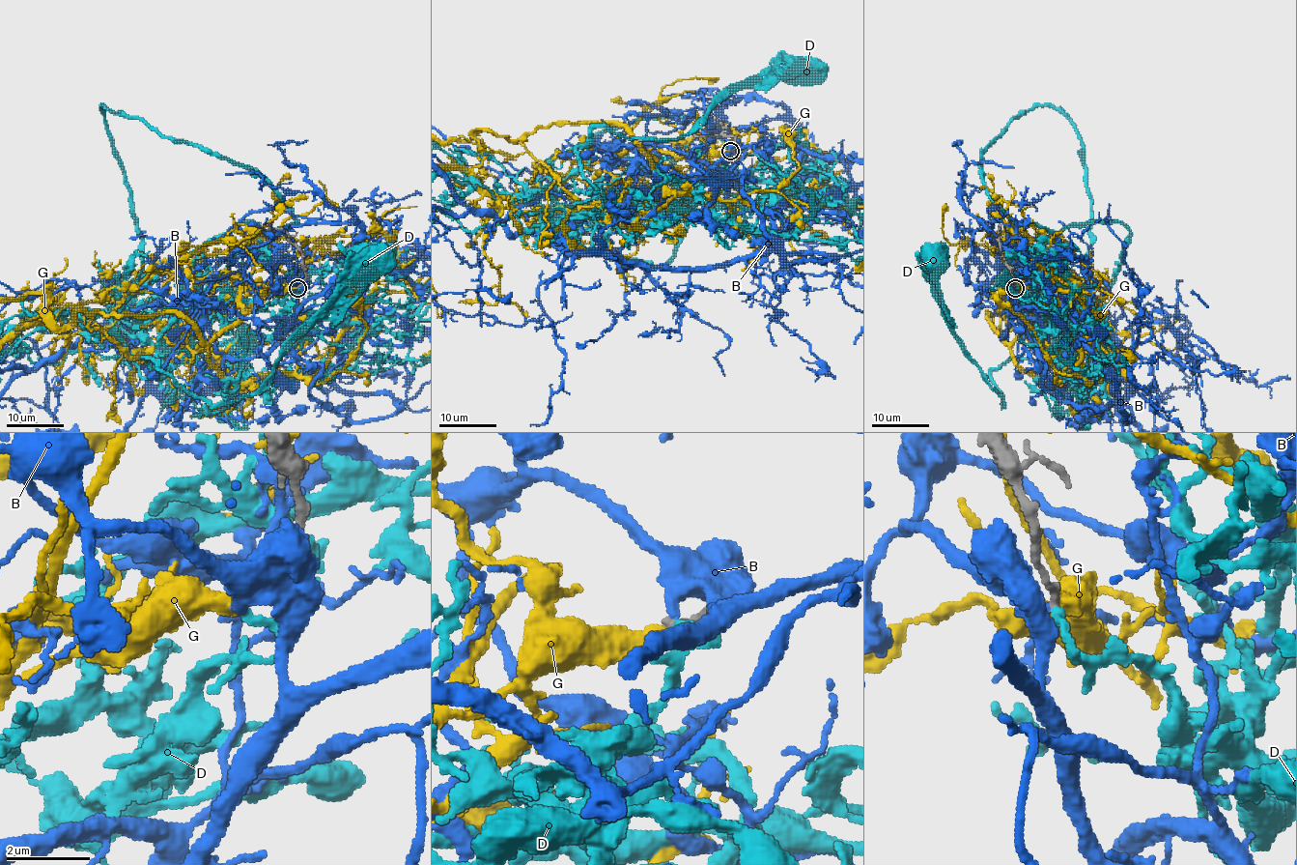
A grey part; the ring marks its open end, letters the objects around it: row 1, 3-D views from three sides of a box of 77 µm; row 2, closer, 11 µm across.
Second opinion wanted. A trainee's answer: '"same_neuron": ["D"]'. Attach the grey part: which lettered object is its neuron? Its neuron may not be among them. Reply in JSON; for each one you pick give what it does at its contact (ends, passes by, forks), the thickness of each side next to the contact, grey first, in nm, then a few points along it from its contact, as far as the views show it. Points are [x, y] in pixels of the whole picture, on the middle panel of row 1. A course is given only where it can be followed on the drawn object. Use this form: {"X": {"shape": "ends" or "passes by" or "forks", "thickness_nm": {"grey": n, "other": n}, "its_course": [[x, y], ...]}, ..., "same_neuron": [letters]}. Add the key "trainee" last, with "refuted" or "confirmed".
{"same_neuron": [], "trainee": "refuted"}

